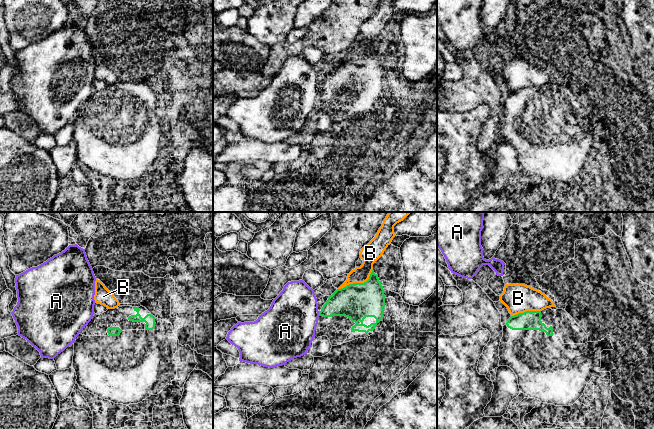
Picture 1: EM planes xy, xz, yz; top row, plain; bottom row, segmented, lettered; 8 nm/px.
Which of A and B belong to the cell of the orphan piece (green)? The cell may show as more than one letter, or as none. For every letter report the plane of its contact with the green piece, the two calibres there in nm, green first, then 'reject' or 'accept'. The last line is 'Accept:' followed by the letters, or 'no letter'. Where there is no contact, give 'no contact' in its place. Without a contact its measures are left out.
A: meets green in xz; 240 nm thick on the green side, 420 nm on the other; reject
B: meets green in xz; 300 nm thick on the green side, 140 nm on the other; reject
Accept: no letter

